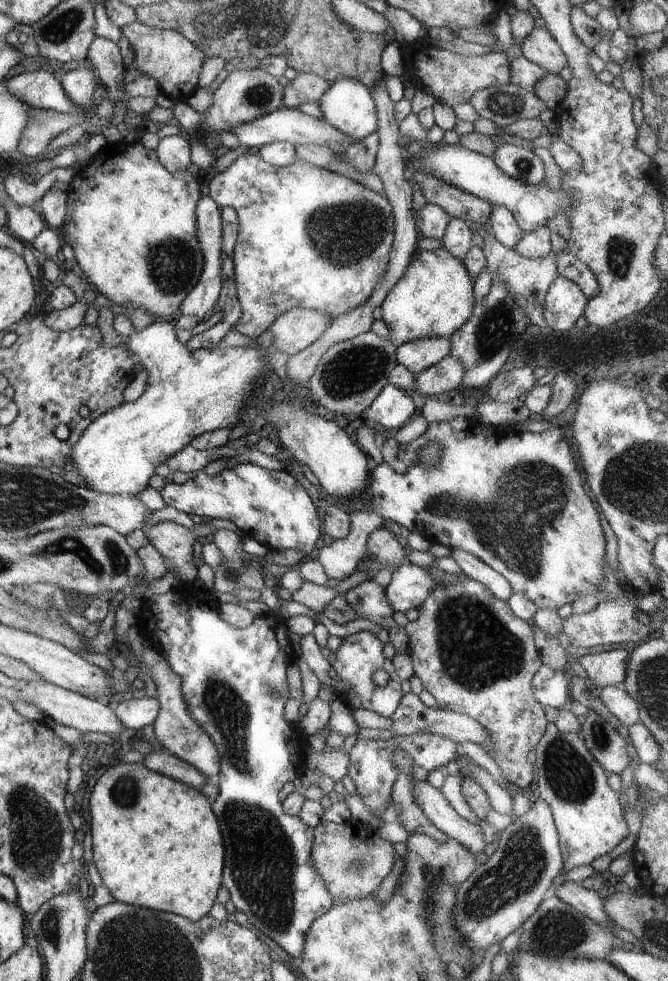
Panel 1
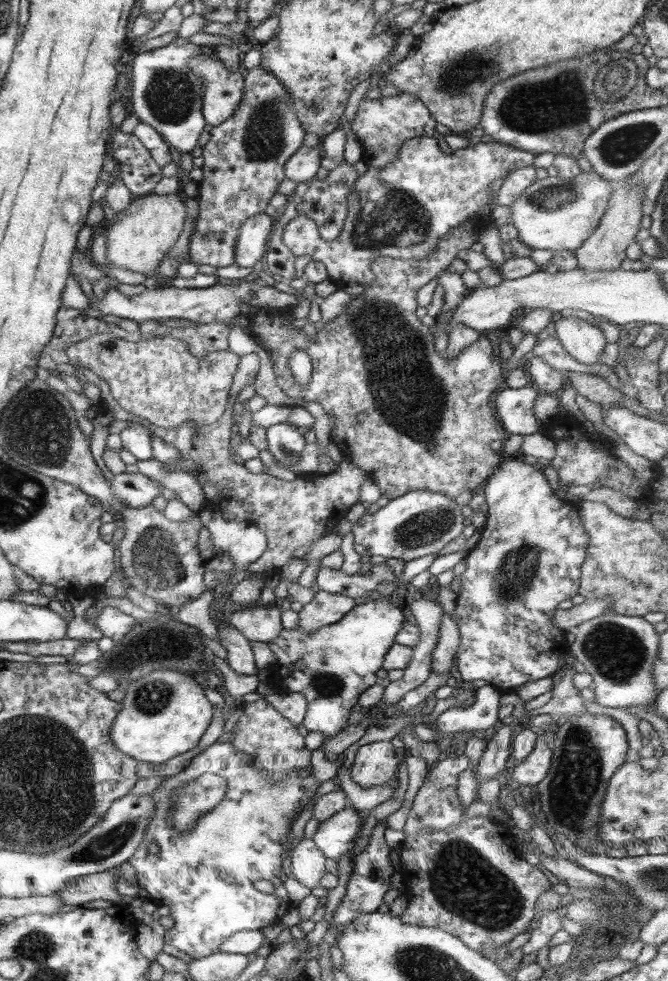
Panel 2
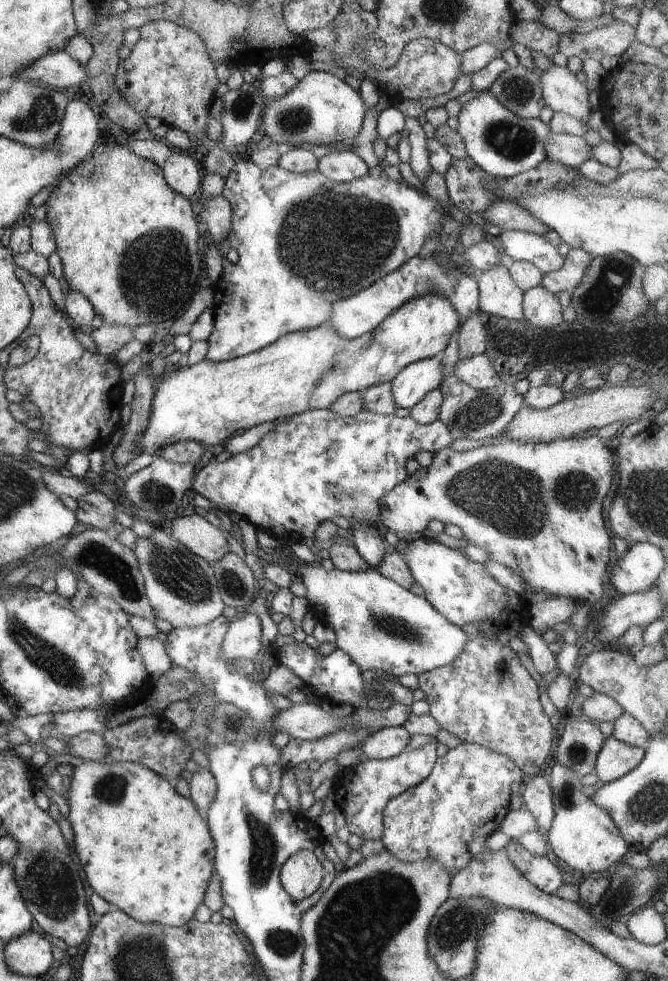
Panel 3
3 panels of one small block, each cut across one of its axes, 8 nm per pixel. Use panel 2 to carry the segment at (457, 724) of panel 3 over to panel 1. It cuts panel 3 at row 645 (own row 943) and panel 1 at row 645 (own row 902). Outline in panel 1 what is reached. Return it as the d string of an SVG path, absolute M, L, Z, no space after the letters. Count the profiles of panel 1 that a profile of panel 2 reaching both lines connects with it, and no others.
M470 577L448 586L437 582L437 587L429 593L418 611L419 618L405 626L413 674L420 678L423 688L445 711L460 713L479 722L488 736L483 749L512 785L522 790L528 788L535 780L535 774L526 755L540 742L548 726L544 706L533 696L533 676L543 665L535 645L533 626L518 618L508 603L496 598L484 584Z

